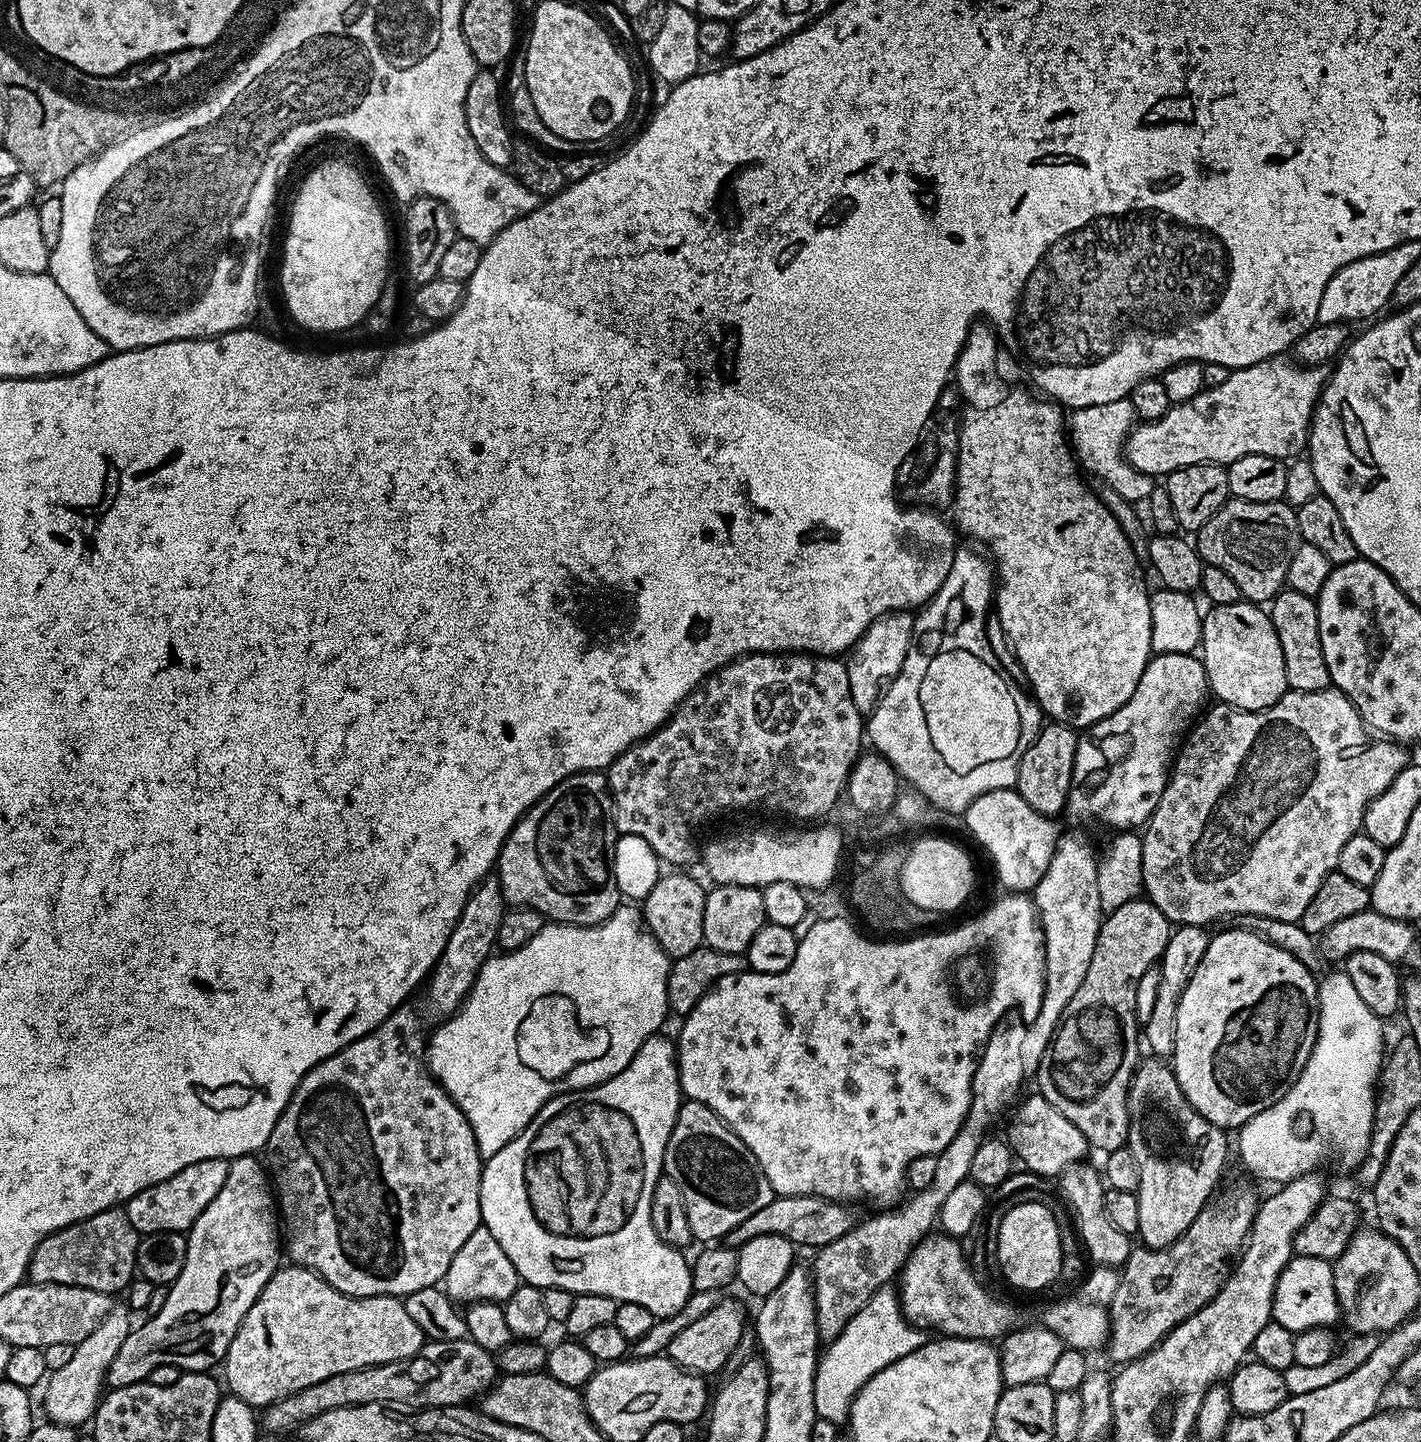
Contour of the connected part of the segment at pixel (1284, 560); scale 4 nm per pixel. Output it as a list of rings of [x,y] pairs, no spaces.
[[[1229,498],[1194,536],[1196,550],[1205,565],[1226,570],[1238,582],[1241,597],[1257,606],[1271,601],[1285,587],[1290,561],[1301,542],[1296,508],[1279,500],[1250,502]]]

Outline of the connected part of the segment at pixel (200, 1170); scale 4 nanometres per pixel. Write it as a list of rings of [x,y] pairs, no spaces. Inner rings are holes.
[[[203,1160],[186,1166],[186,1170],[178,1170],[174,1178],[166,1178],[166,1182],[158,1182],[130,1198],[126,1211],[130,1218],[130,1226],[141,1234],[150,1232],[182,1232],[187,1233],[194,1222],[218,1198],[218,1190],[222,1190],[222,1182],[226,1182],[229,1161]]]

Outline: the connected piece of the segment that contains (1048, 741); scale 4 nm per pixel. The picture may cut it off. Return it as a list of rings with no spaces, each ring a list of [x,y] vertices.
[[[1048,722],[1036,733],[1036,739],[1025,750],[1024,757],[1020,759],[1020,770],[1016,773],[1014,788],[1028,805],[1034,810],[1038,810],[1038,814],[1056,818],[1059,817],[1059,812],[1063,813],[1065,811],[1068,802],[1068,791],[1072,785],[1072,771],[1074,770],[1077,743],[1077,729],[1070,728],[1067,724]]]

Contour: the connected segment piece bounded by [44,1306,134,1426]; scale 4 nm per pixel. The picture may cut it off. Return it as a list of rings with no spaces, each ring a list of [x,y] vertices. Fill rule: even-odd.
[[[114,1306],[106,1314],[106,1318],[85,1340],[76,1345],[70,1362],[62,1366],[62,1370],[51,1373],[47,1377],[48,1389],[44,1392],[44,1412],[53,1424],[71,1424],[73,1426],[87,1425],[96,1415],[96,1406],[102,1399],[106,1388],[106,1377],[110,1362],[114,1362],[114,1354],[118,1354],[122,1342],[126,1342],[132,1331],[133,1321],[128,1321],[129,1309],[124,1306]]]

